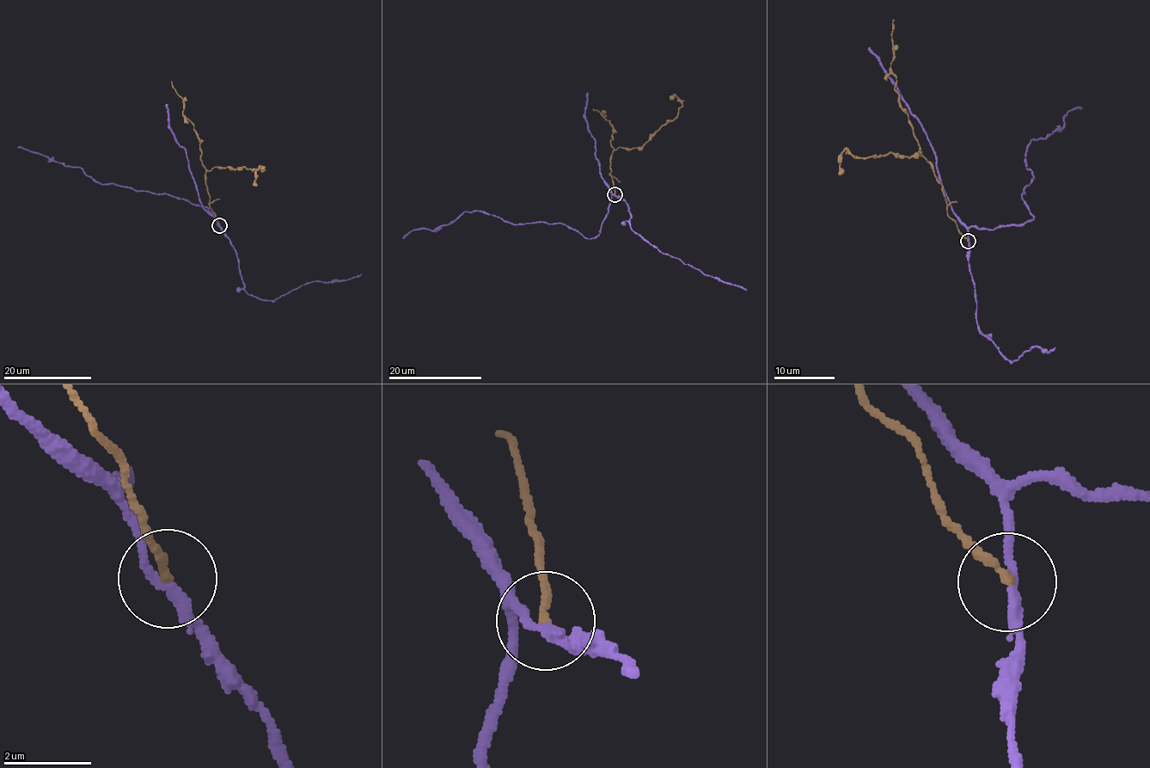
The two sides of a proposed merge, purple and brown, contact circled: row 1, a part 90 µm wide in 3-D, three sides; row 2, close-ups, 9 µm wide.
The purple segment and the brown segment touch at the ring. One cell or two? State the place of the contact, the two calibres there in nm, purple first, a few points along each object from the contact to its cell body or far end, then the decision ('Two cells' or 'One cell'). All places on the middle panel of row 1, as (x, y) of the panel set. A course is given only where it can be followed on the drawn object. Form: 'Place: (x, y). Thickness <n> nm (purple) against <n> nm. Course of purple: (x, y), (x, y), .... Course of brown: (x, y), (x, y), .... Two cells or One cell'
Place: (614, 194). Thickness 220 nm (purple) against 190 nm. Course of purple: (614, 195), (600, 232), (590, 238), (562, 224), (513, 224), (474, 210), (403, 238). Course of brown: (615, 195), (609, 175), (613, 129), (610, 120), (607, 120), (601, 113), (603, 113), (592, 109). Two cells

